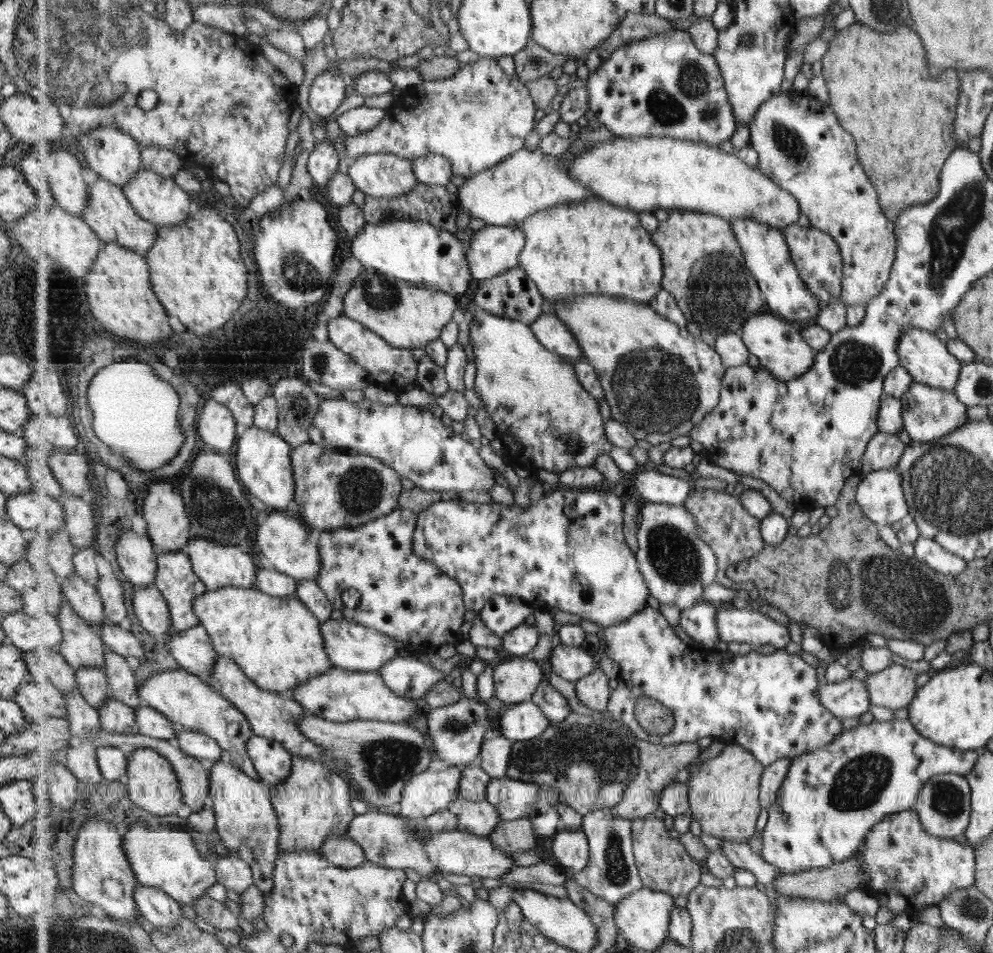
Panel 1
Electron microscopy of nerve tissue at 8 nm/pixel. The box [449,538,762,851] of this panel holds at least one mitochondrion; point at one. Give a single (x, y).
(595, 750)

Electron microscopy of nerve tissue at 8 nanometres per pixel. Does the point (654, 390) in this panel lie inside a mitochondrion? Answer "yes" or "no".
yes

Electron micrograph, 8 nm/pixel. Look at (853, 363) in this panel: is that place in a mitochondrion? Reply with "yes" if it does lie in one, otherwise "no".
yes

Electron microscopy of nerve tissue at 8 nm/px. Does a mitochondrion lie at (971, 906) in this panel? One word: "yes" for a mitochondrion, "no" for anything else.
yes

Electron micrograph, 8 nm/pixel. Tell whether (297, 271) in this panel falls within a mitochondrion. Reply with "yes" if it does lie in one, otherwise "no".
yes

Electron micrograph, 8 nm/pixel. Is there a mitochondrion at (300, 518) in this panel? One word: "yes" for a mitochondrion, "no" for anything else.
no

